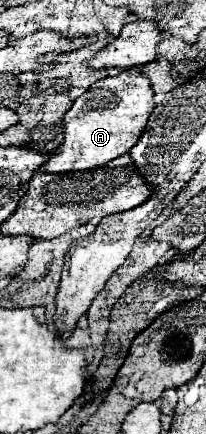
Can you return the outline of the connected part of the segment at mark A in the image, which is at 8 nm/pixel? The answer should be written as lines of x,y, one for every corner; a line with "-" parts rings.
125,69
117,77
105,77
93,83
63,117
63,143
49,155
39,171
67,173
85,171
127,153
141,137
147,117
153,111
153,91
149,79
139,69

